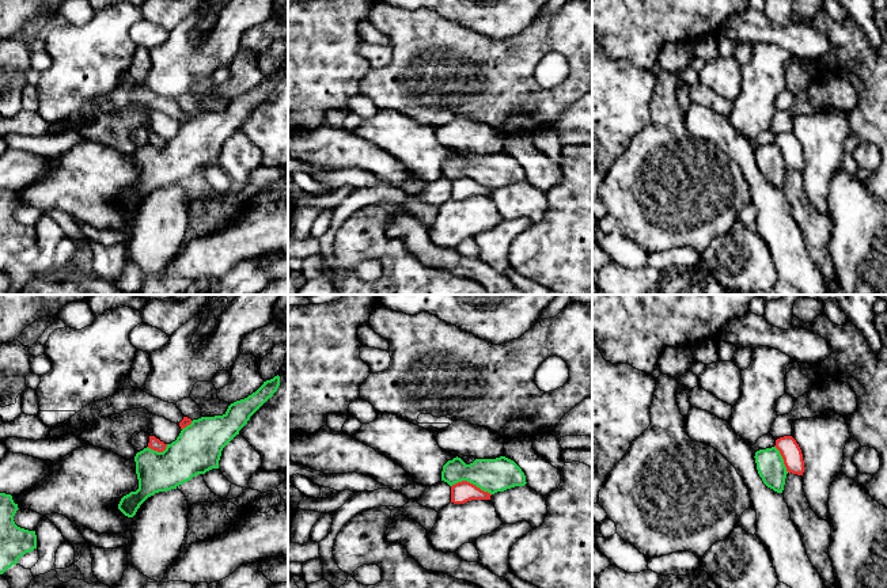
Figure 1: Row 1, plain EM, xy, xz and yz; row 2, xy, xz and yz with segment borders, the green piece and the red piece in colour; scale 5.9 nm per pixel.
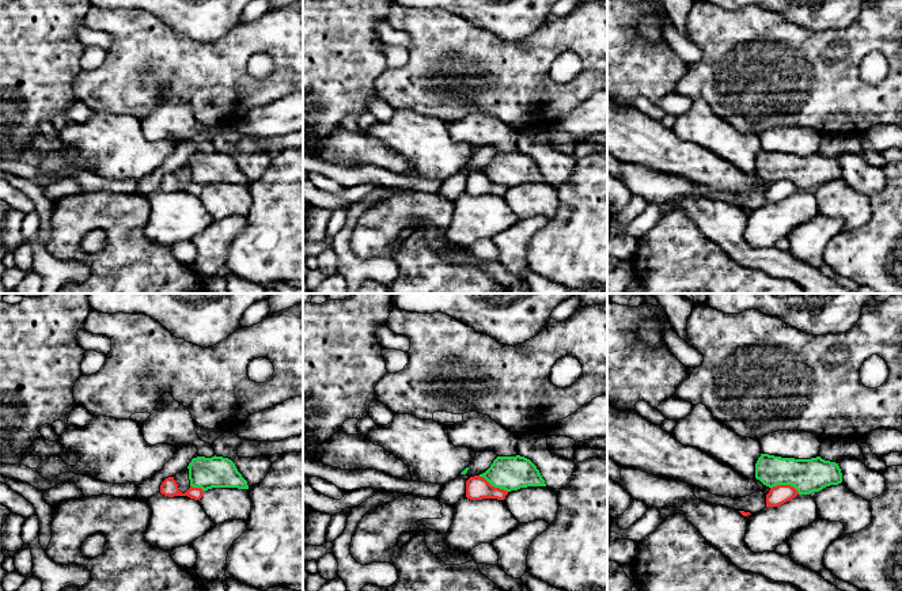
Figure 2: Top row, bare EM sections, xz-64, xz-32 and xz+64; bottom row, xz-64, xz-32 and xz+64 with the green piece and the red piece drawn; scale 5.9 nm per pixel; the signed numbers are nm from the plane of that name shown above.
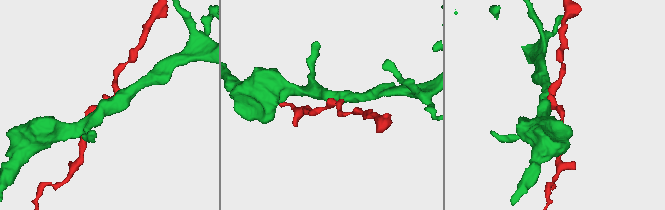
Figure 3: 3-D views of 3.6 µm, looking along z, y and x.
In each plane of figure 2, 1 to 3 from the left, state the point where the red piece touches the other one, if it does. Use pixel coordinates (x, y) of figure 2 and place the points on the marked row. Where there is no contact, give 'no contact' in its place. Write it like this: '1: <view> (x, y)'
1: xz-64 (197, 487)
2: xz-32 (493, 485)
3: xz+64 (785, 484)

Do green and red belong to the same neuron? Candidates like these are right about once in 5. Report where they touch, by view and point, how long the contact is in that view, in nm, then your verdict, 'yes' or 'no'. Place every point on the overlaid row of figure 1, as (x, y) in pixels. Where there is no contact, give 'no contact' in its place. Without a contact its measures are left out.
contact xz (472, 482); length 240 nm; no

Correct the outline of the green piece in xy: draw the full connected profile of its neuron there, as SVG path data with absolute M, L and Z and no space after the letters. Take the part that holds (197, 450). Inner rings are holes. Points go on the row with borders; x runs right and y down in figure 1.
M277 375L247 398L231 403L223 416L193 420L163 452L148 447L137 452L134 462L139 489L124 496L118 509L133 517L140 505L155 493L177 489L198 474L219 468L223 448L273 397L278 386Z

